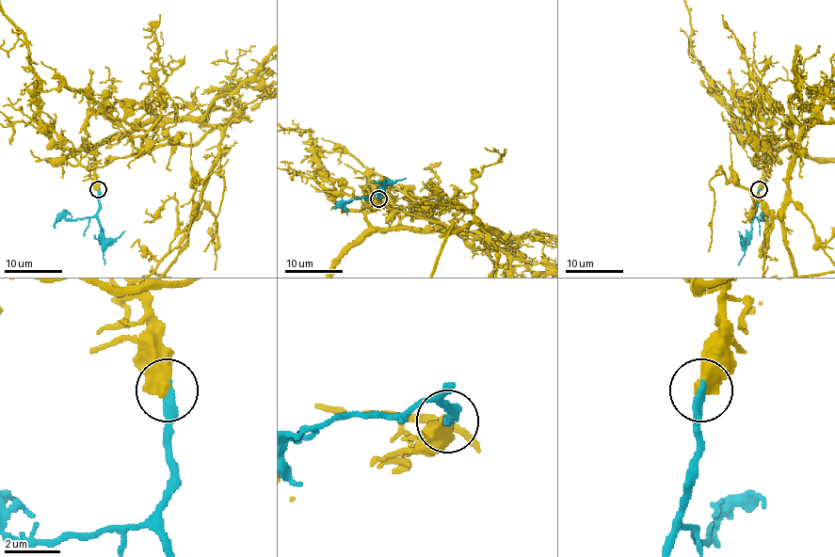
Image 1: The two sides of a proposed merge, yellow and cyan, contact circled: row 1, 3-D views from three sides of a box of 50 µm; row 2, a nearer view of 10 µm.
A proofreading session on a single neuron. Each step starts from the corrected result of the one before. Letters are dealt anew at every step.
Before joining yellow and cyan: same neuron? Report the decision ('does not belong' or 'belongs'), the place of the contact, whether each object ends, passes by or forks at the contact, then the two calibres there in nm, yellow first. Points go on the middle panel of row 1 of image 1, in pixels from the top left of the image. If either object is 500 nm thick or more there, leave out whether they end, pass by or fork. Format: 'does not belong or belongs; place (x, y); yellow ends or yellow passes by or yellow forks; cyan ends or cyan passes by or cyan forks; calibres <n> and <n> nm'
belongs; place (378, 198); calibres 650 and 340 nm

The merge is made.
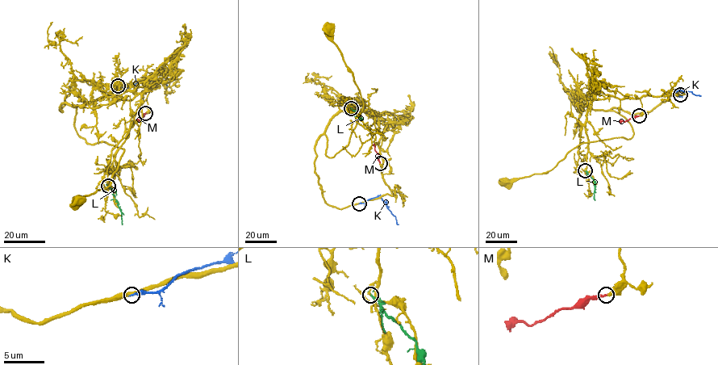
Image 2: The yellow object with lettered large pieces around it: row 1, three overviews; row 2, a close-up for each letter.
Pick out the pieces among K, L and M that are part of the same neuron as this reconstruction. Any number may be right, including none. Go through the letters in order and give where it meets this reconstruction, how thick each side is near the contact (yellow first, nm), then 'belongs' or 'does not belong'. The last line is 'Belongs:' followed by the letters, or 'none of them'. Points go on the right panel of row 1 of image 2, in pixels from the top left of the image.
K: contact (680, 94); calibres 420 and 220 nm; does not belong
L: contact (585, 170); calibres 170 and 240 nm; does not belong
M: contact (639, 115); calibres 360 and 220 nm; belongs
Belongs: M

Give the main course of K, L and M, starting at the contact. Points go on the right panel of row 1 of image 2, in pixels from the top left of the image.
K: (679, 94), (677, 96), (674, 92), (691, 91), (700, 96)
L: (585, 170), (595, 183), (594, 200)
M: (639, 115), (620, 123)

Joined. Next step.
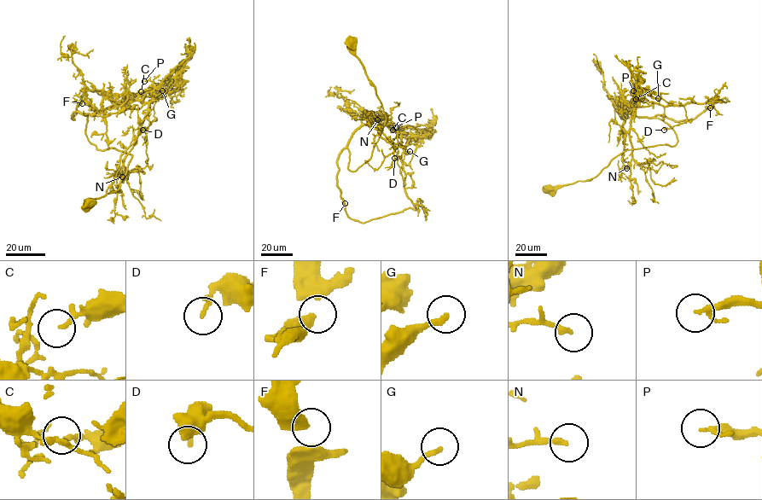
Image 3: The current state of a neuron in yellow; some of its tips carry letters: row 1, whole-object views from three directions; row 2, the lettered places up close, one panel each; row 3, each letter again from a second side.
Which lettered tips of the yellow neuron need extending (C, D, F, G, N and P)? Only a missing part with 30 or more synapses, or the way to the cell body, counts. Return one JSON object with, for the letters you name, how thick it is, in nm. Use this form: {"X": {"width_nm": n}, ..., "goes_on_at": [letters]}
{"goes_on_at": []}

